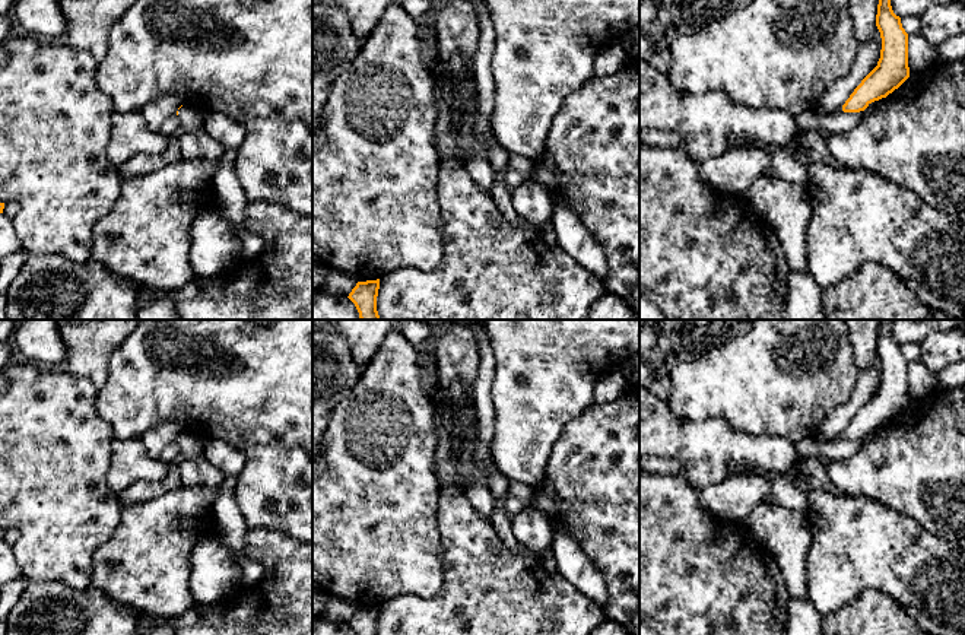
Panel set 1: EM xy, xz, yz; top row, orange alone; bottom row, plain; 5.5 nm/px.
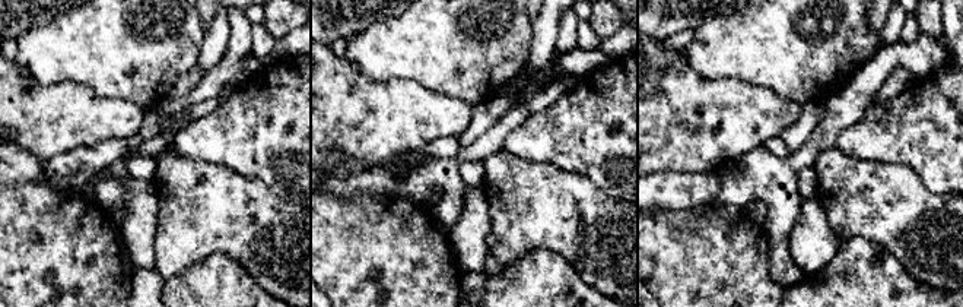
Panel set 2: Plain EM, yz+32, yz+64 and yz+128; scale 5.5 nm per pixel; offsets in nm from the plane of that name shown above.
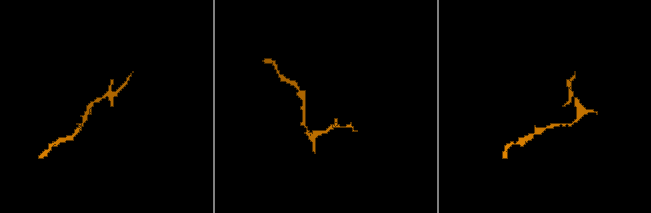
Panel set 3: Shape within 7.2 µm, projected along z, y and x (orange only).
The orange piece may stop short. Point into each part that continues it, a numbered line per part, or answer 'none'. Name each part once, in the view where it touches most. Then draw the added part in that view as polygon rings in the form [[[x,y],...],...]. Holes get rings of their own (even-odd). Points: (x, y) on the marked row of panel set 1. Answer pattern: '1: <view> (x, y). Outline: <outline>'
1: xy (190, 118). Outline: [[[182,105],[178,109],[178,117],[181,121],[181,131],[190,131],[203,126],[203,114],[191,105]]]

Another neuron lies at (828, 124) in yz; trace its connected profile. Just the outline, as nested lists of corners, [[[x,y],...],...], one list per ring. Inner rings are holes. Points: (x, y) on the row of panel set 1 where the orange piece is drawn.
[[[866,109],[860,112],[837,111],[832,114],[801,112],[796,115],[796,123],[799,131],[816,130],[823,137],[828,137],[850,131],[863,118],[864,112]]]

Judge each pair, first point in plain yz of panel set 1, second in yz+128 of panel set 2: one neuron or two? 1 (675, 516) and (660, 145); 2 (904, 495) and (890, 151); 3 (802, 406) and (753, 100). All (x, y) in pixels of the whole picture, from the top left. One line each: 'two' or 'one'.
1: two
2: one
3: two

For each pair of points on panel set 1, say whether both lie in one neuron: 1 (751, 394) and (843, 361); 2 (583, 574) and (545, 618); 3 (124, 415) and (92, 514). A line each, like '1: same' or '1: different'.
1: same
2: different
3: different

